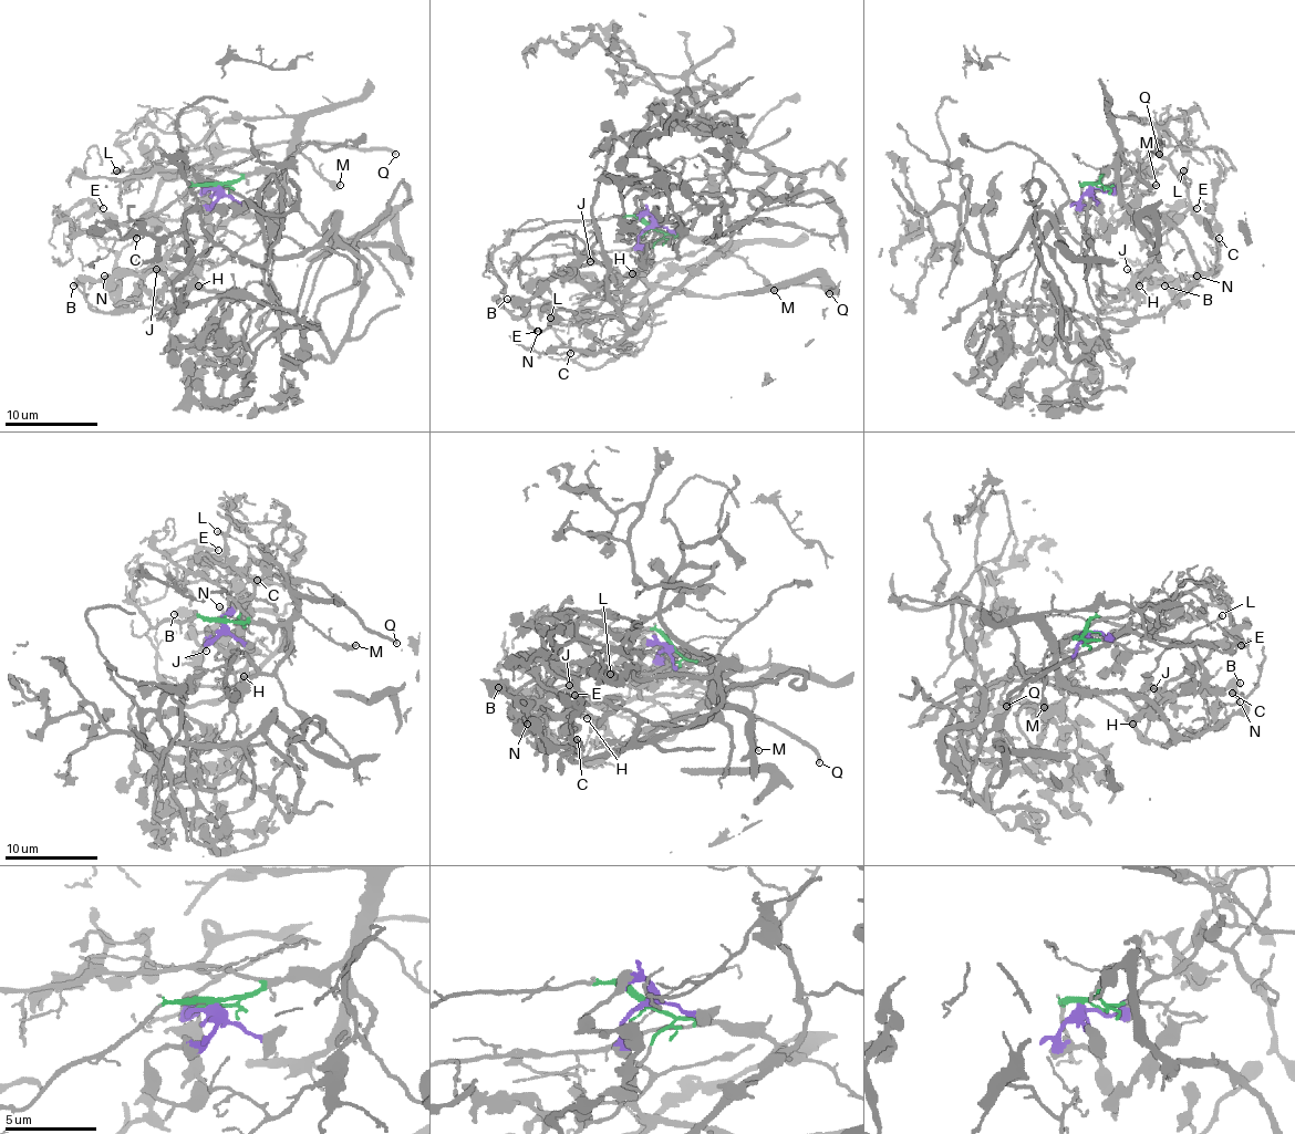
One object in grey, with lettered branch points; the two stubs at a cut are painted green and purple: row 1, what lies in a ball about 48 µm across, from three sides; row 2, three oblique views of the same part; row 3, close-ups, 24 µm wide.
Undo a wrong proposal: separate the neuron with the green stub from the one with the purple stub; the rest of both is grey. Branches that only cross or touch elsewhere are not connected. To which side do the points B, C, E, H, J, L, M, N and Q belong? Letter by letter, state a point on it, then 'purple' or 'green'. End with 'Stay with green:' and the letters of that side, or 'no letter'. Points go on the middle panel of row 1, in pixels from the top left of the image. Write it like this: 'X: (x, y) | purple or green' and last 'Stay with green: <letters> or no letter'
B: (507, 299) | purple
C: (570, 353) | green
E: (537, 331) | purple
H: (632, 273) | purple
J: (590, 261) | purple
L: (550, 318) | purple
M: (774, 290) | green
N: (538, 331) | purple
Q: (829, 293) | purple
Stay with green: C, M

